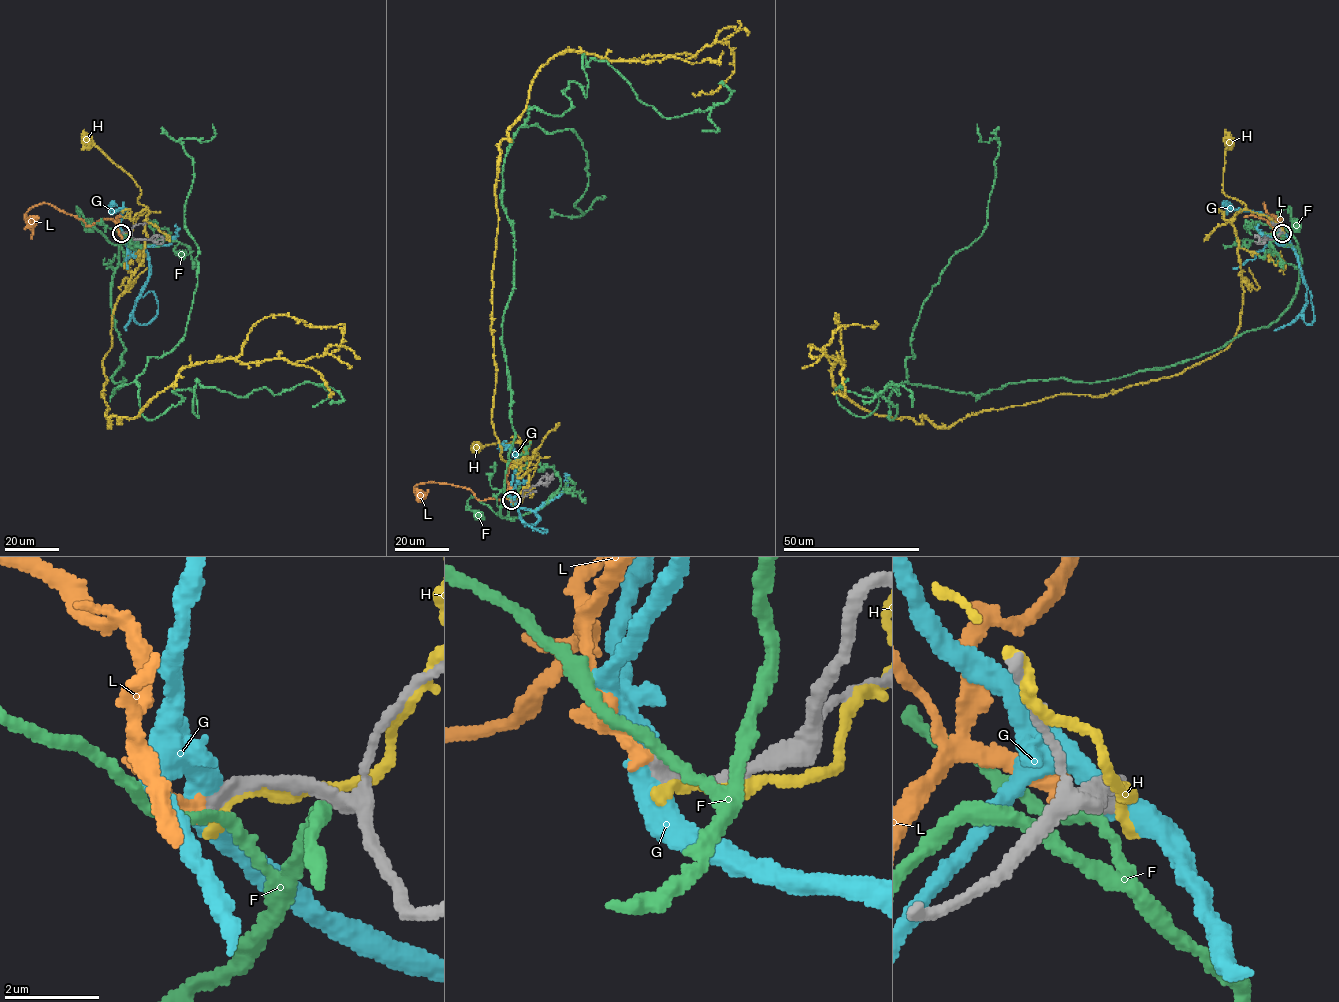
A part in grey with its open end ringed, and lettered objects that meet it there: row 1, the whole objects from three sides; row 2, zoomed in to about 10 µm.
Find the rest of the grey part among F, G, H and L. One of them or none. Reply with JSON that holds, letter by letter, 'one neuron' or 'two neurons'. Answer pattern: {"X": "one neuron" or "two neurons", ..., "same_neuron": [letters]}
{"F": "two neurons", "G": "two neurons", "H": "two neurons", "L": "one neuron", "same_neuron": ["L"]}

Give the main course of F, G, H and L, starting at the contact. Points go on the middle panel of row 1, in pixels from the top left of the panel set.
F: (511, 501), (515, 505), (508, 518), (513, 520), (500, 516), (471, 497), (470, 509), (478, 514)
G: (512, 501), (537, 516), (533, 524), (526, 524), (522, 521), (541, 532), (548, 531), (532, 531)
H: (514, 502), (520, 502), (525, 495), (537, 464), (528, 460), (530, 441), (493, 443), (477, 448)
L: (511, 501), (507, 493), (502, 498), (478, 500), (465, 488), (435, 482), (414, 487), (421, 501)

